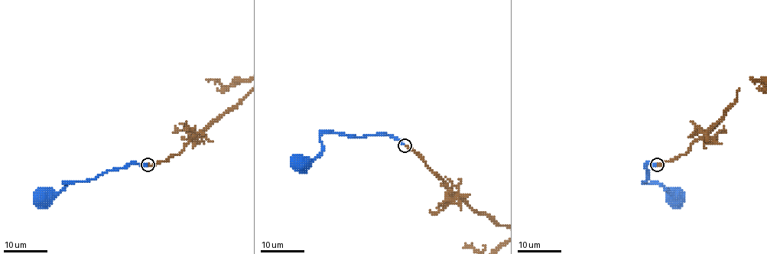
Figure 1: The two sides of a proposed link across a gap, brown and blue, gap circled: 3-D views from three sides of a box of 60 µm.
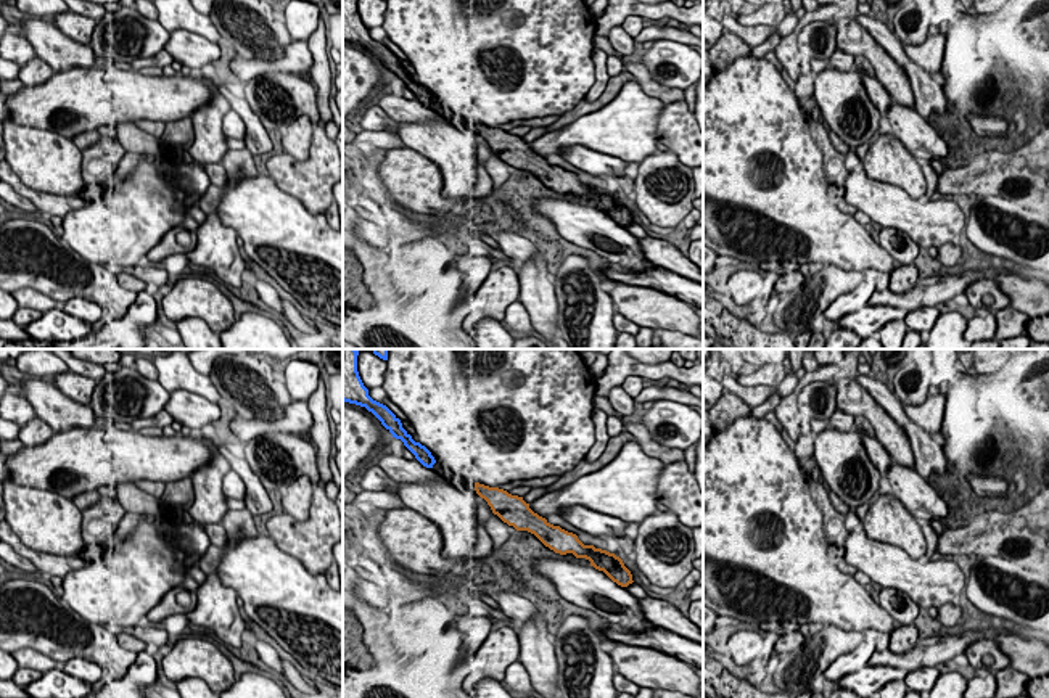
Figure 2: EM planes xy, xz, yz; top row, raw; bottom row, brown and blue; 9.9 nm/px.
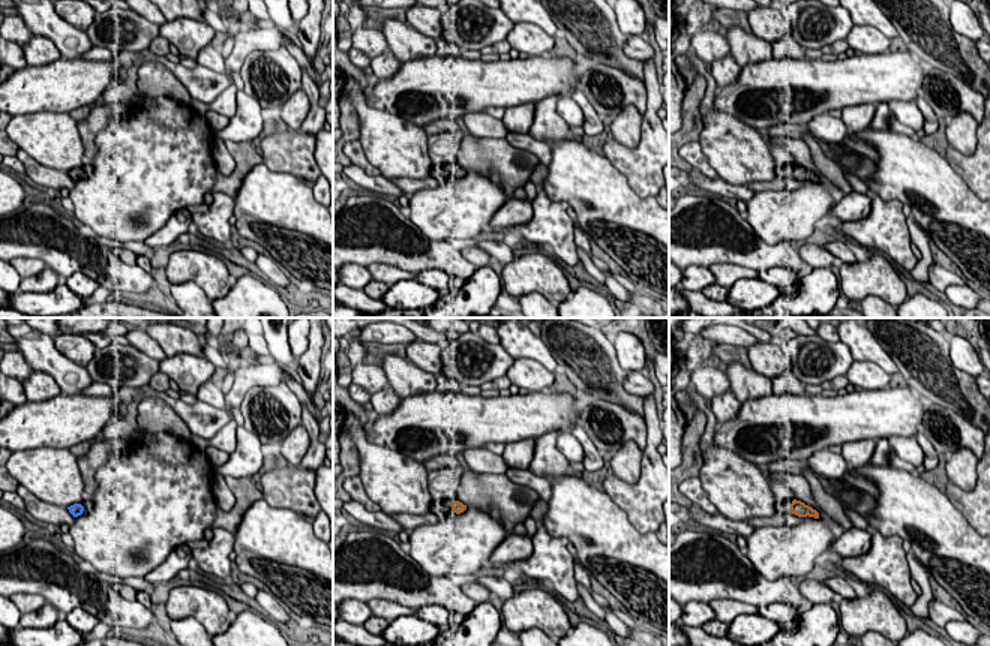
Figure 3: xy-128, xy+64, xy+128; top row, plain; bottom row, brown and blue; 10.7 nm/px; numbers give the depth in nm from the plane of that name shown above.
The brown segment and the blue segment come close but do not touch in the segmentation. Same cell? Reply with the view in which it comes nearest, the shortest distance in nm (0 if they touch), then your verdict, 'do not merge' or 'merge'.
xz | 460 nm | merge

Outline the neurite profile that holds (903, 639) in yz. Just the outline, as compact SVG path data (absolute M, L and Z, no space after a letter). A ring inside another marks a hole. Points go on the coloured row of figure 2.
M914 624L911 626L898 626L888 642L890 651L901 655L915 648L915 642L919 640L919 630Z

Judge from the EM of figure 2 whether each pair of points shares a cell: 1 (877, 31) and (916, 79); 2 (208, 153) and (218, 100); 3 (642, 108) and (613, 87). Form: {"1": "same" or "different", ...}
{"1": "same", "2": "same", "3": "different"}

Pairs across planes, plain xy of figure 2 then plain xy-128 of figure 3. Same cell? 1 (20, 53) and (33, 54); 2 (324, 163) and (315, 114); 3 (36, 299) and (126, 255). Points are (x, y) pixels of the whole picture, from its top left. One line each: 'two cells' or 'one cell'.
1: two cells
2: two cells
3: two cells

